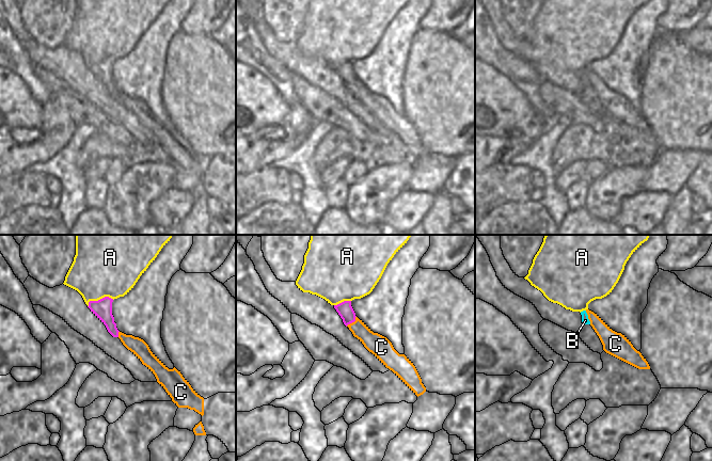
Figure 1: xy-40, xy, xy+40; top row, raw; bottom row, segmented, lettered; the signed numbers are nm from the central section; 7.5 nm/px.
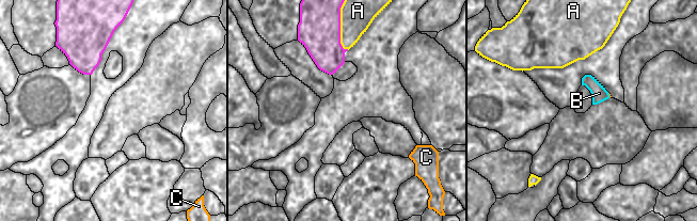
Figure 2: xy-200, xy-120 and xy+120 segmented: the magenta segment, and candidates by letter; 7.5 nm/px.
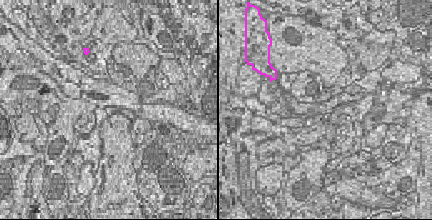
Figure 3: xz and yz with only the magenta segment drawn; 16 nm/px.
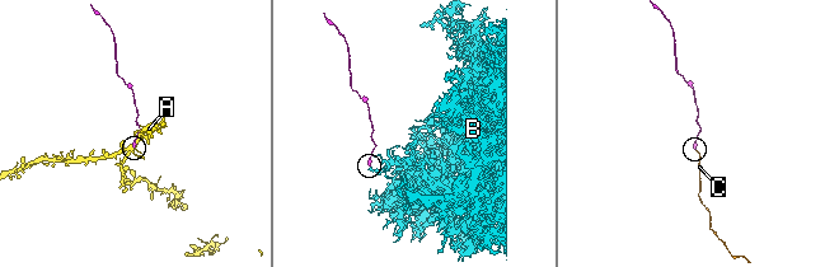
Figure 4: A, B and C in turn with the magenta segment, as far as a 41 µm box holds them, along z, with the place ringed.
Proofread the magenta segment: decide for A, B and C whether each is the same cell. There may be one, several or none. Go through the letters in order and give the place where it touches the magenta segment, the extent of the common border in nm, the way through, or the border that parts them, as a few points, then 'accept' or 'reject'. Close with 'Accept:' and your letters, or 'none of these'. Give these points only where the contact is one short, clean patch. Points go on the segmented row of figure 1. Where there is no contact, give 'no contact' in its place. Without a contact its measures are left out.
A: xy-40 (98, 300) | 200 nm | reject
B: no contact | reject
C: xy (352, 321) | 110 nm | across xy (345, 310), (352, 321), (375, 343) | accept
Accept: C

